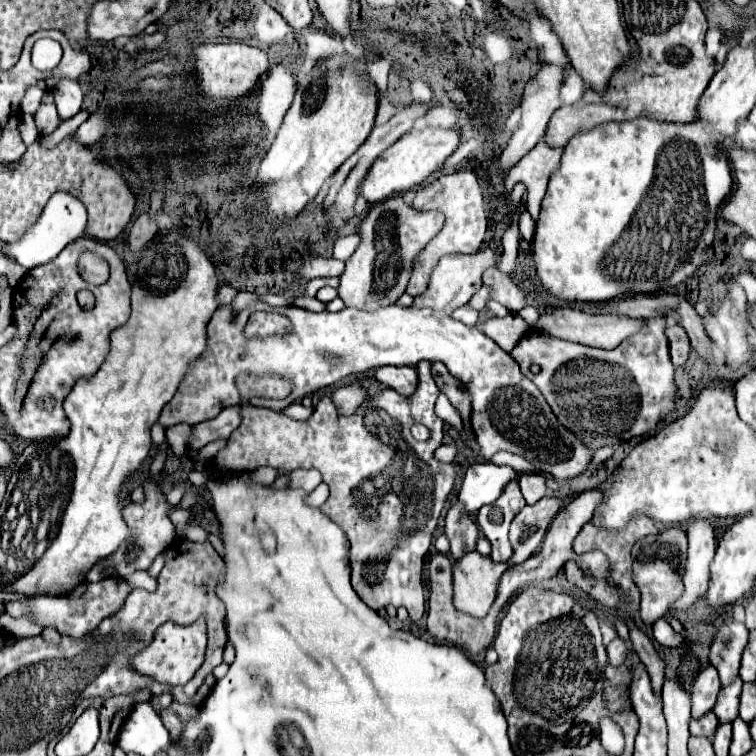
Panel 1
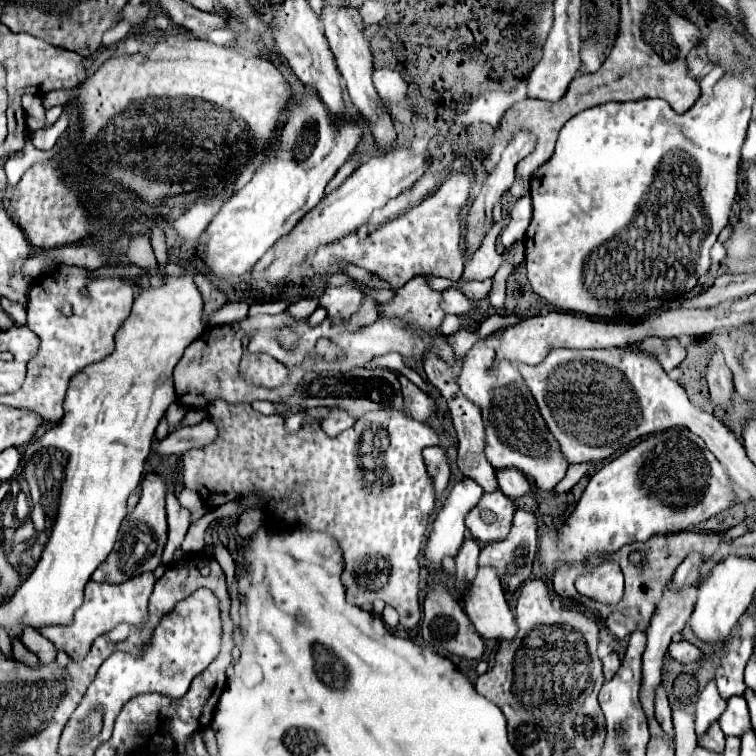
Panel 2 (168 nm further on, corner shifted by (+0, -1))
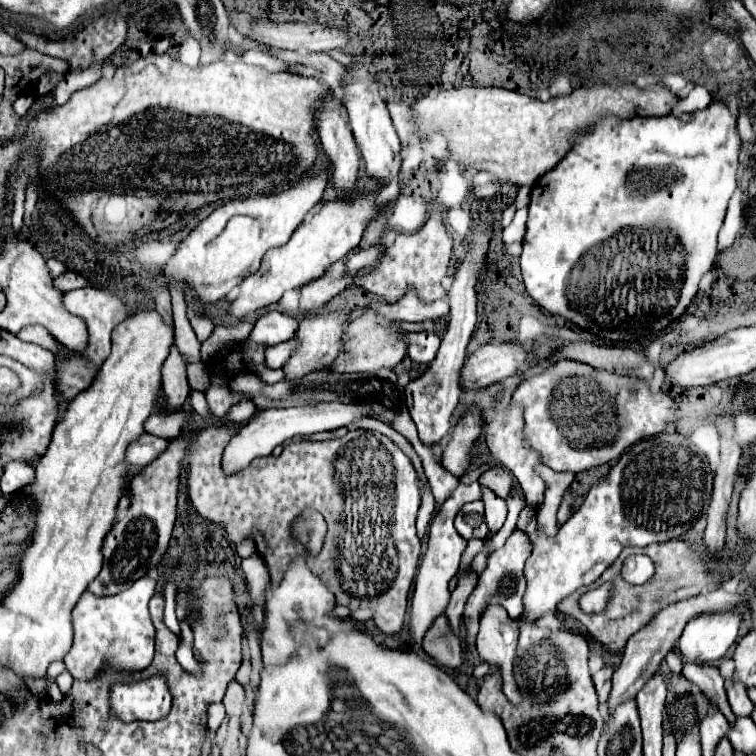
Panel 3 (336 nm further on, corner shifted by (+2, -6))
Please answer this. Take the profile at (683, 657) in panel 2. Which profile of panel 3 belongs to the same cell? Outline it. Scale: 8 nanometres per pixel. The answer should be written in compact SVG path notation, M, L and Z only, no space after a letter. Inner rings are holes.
M684 663L682 665L682 675L698 685L704 695L712 701L718 703L718 709L726 715L726 719L732 723L734 713L730 711L730 705L726 703L726 691L724 691L724 679L720 677L718 669L708 663Z

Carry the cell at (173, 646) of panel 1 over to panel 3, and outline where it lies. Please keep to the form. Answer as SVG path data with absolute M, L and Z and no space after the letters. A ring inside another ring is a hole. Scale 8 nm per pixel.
M158 673L142 681L112 683L108 701L112 715L120 721L126 723L138 719L156 721L162 719L166 713L170 713L172 693L166 677Z

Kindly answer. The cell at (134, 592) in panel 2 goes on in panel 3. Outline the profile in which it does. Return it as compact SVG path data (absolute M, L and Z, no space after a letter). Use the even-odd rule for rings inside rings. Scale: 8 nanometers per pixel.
M148 575L134 581L126 591L110 597L96 597L90 591L82 595L72 611L74 643L64 655L64 665L74 679L94 679L100 667L114 665L118 669L140 671L154 657L154 625L148 613L148 601L156 593L156 581Z

